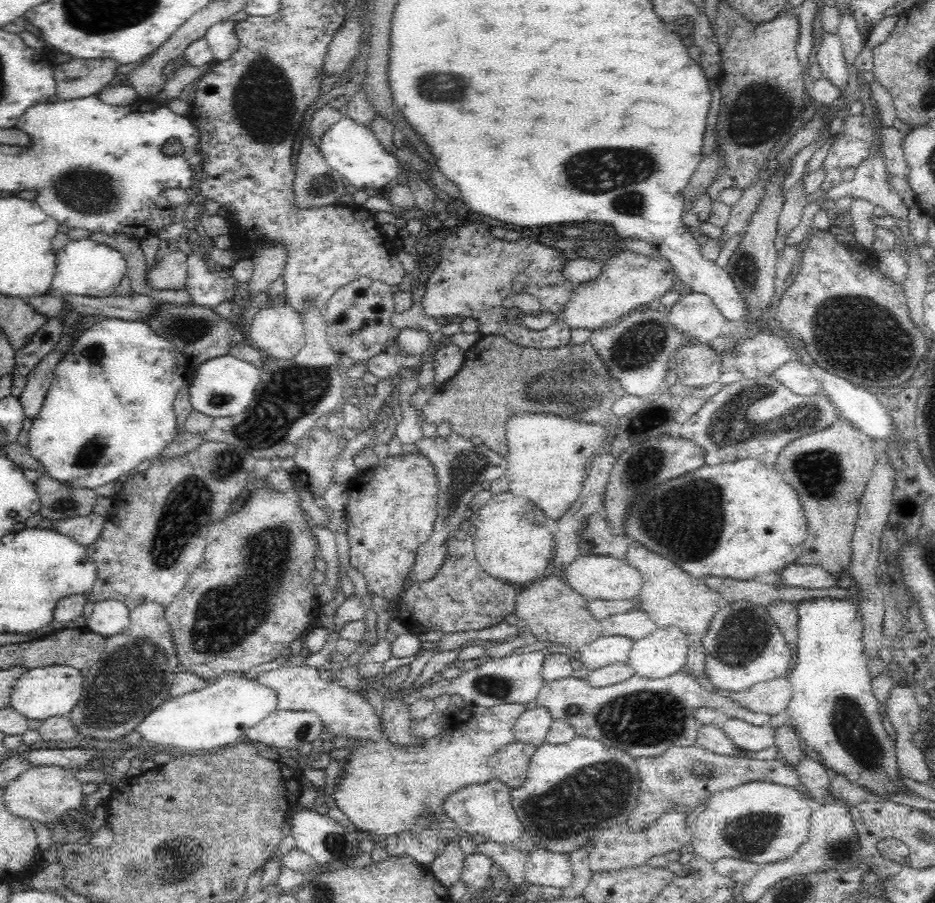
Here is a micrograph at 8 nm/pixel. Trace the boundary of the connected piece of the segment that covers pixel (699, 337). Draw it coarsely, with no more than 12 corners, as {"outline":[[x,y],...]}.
{"outline":[[684,291],[666,315],[705,345],[726,320],[708,295]]}

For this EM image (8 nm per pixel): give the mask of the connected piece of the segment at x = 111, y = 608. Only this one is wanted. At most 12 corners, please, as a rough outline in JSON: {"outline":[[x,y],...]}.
{"outline":[[110,599],[95,602],[86,627],[100,636],[118,634],[130,610]]}

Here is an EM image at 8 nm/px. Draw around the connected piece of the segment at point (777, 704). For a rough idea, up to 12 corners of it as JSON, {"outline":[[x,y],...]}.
{"outline":[[786,677],[722,697],[756,713],[788,709],[793,689]]}

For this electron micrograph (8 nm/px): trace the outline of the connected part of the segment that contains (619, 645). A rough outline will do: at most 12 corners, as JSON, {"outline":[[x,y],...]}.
{"outline":[[600,636],[584,644],[578,665],[593,671],[628,663],[635,642]]}

